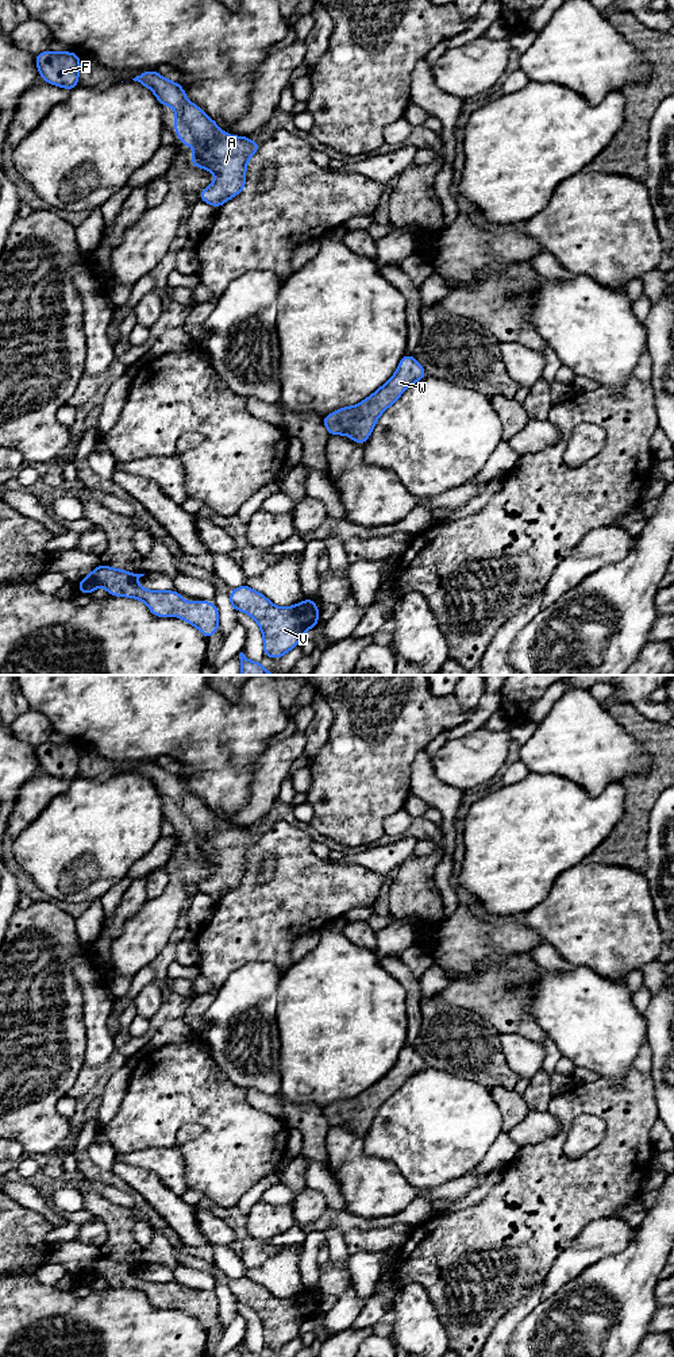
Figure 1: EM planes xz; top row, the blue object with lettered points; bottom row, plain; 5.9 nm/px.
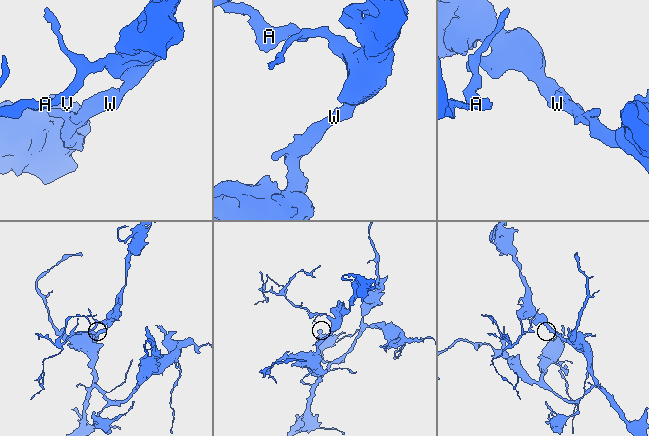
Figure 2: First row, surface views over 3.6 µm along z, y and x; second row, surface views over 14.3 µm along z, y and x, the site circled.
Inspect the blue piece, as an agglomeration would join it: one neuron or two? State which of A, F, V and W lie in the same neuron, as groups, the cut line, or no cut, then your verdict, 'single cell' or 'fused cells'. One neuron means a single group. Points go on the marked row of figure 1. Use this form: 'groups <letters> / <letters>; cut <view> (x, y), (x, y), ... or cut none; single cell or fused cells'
groups A F V W; cut none; single cell

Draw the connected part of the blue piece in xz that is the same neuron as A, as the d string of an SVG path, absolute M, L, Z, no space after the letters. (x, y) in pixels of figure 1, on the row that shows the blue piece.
M147 70L132 80L150 88L161 105L177 111L177 116L173 117L174 131L181 139L181 146L193 144L192 166L216 174L216 180L197 196L199 200L219 208L246 189L246 166L261 143L247 136L223 132L201 108L186 100L180 82L169 81L154 70Z

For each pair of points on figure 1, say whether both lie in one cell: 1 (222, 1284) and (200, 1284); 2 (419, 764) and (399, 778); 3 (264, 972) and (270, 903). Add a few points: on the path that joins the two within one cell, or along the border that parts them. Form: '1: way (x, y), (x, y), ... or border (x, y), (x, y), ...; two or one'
1: border (215, 1278), (215, 1290), (212, 1292); two
2: border (423, 748), (412, 763), (409, 793); two
3: border (234, 968), (251, 962), (270, 960), (282, 972); two

